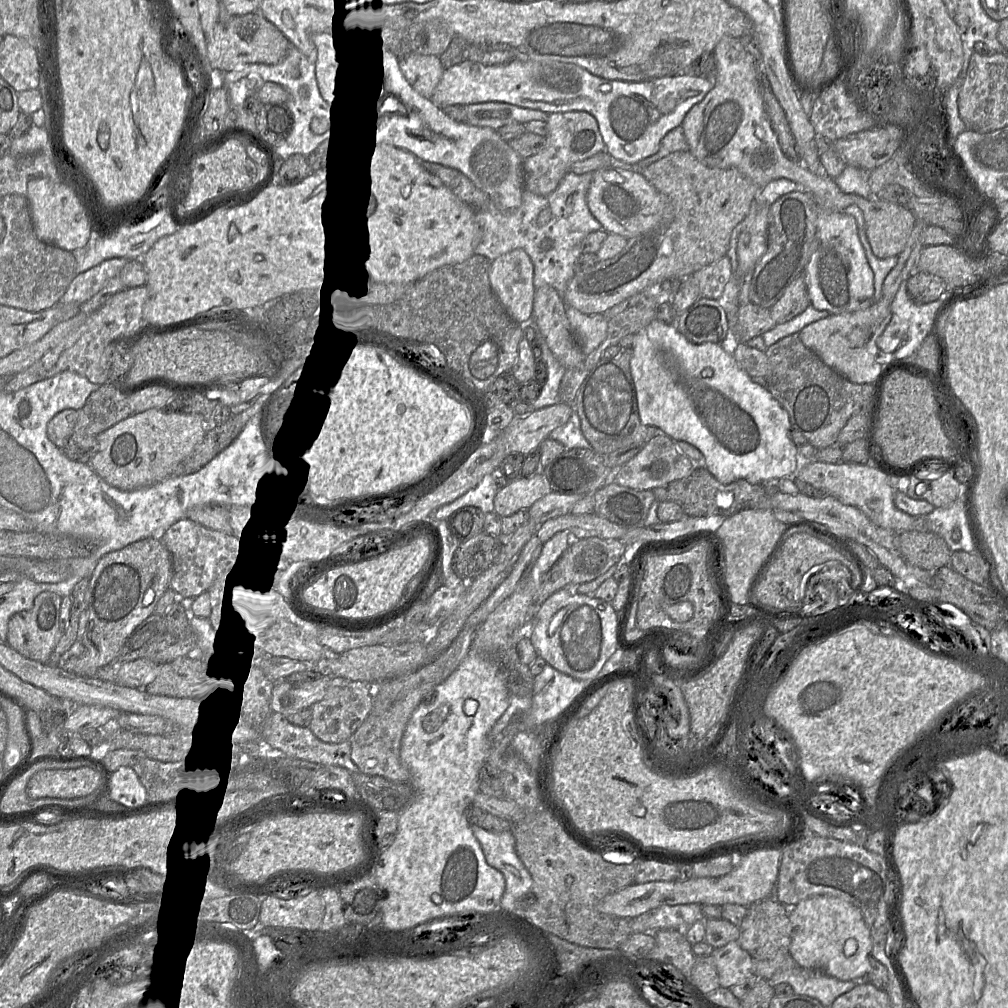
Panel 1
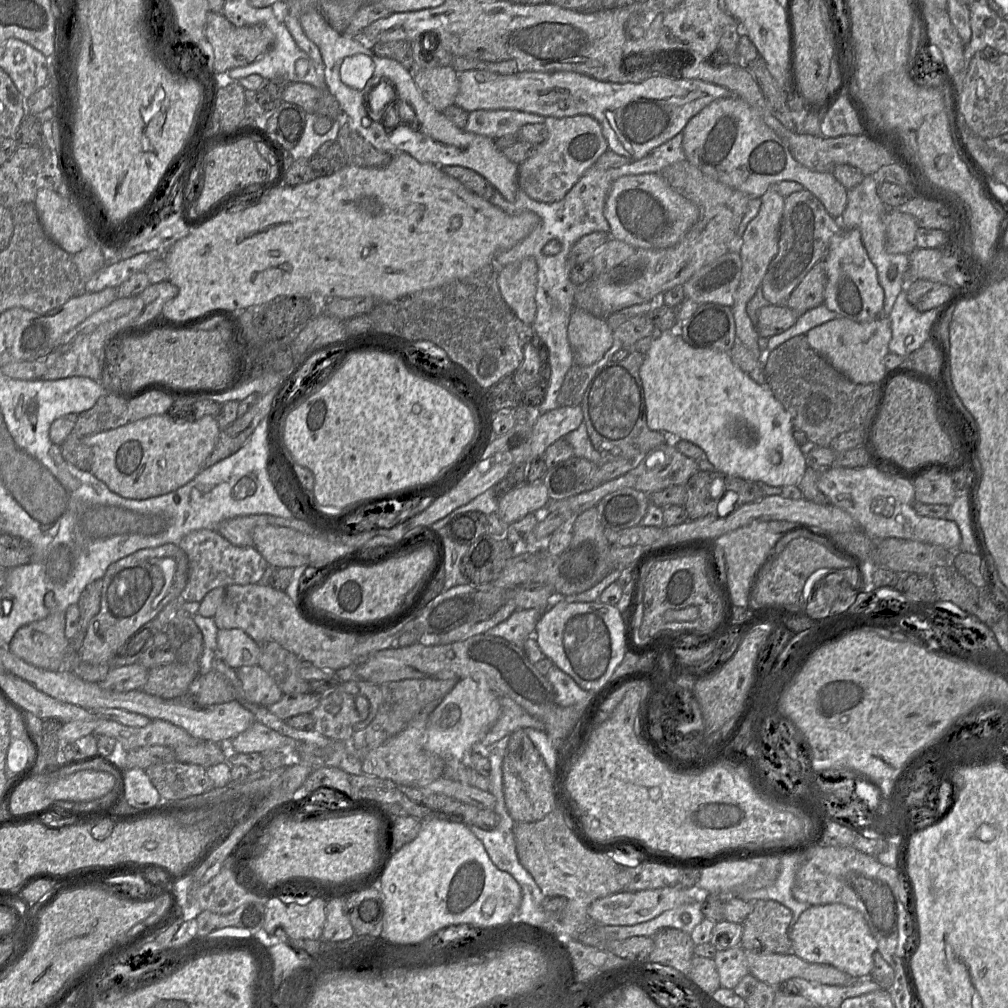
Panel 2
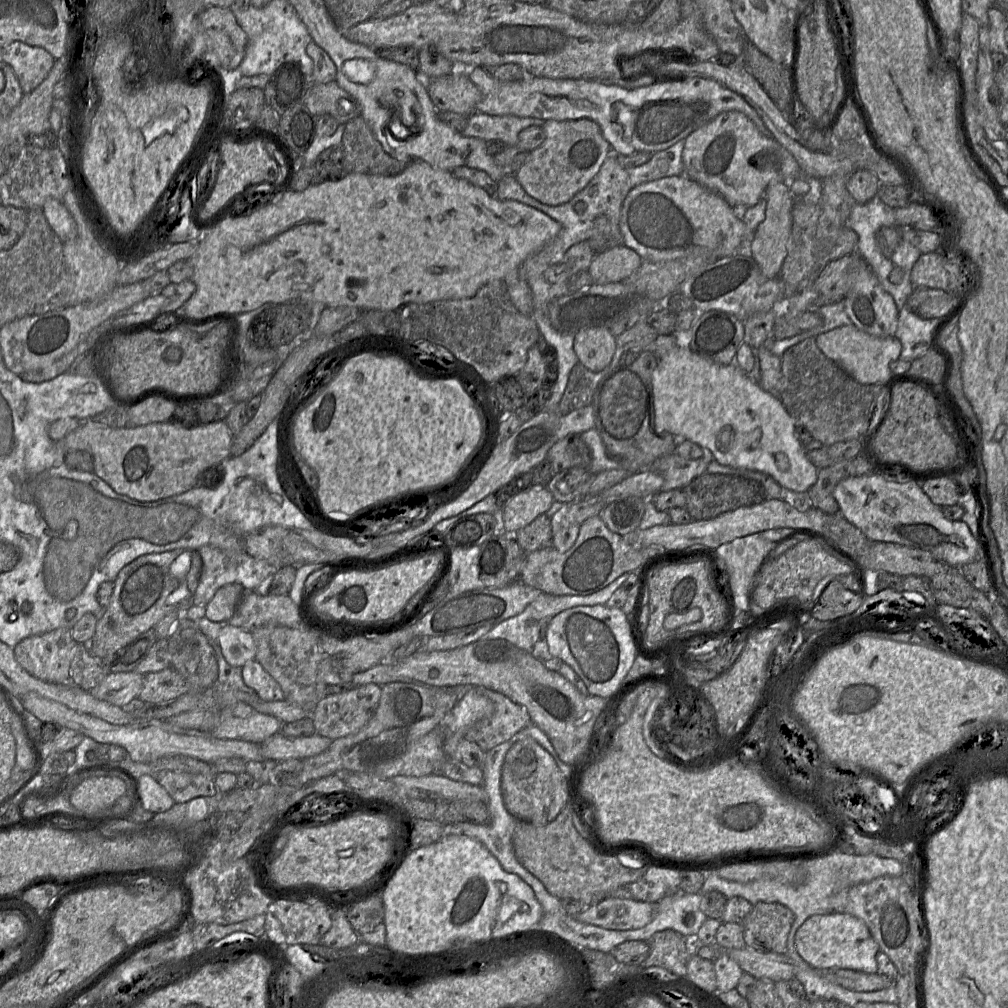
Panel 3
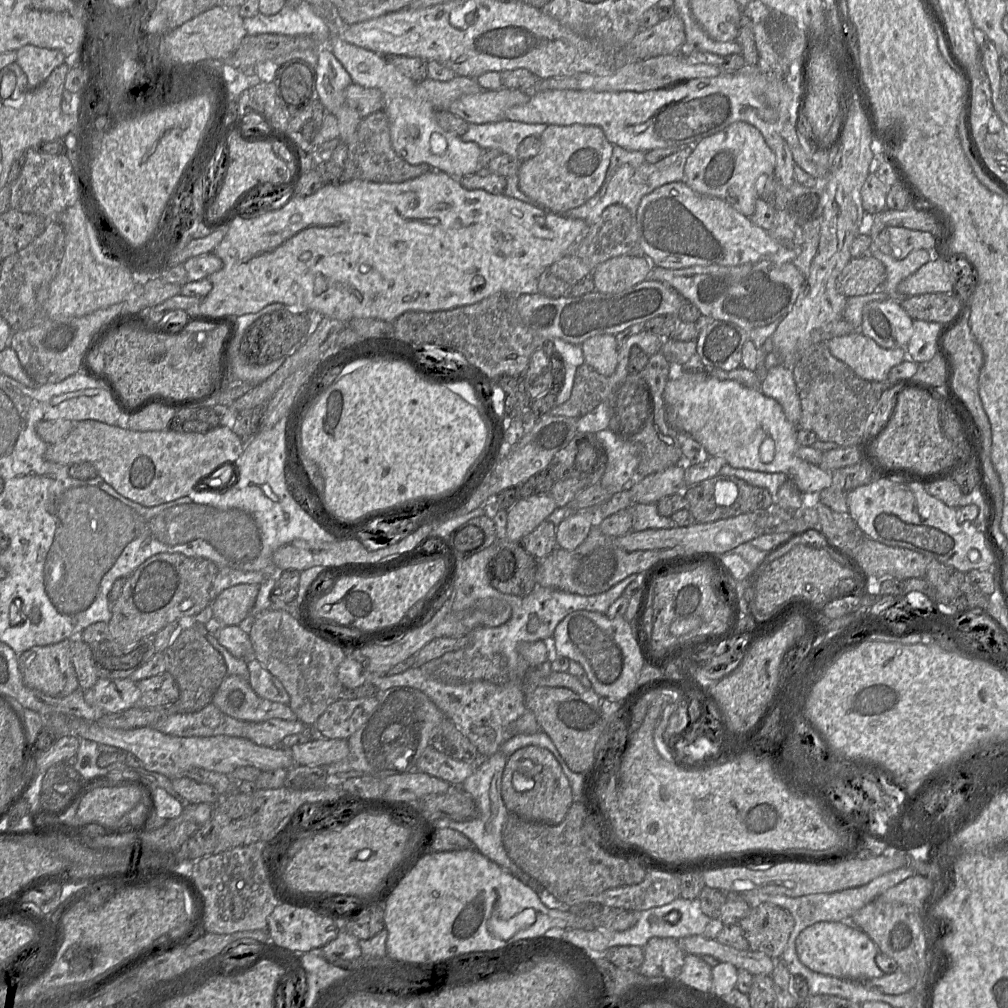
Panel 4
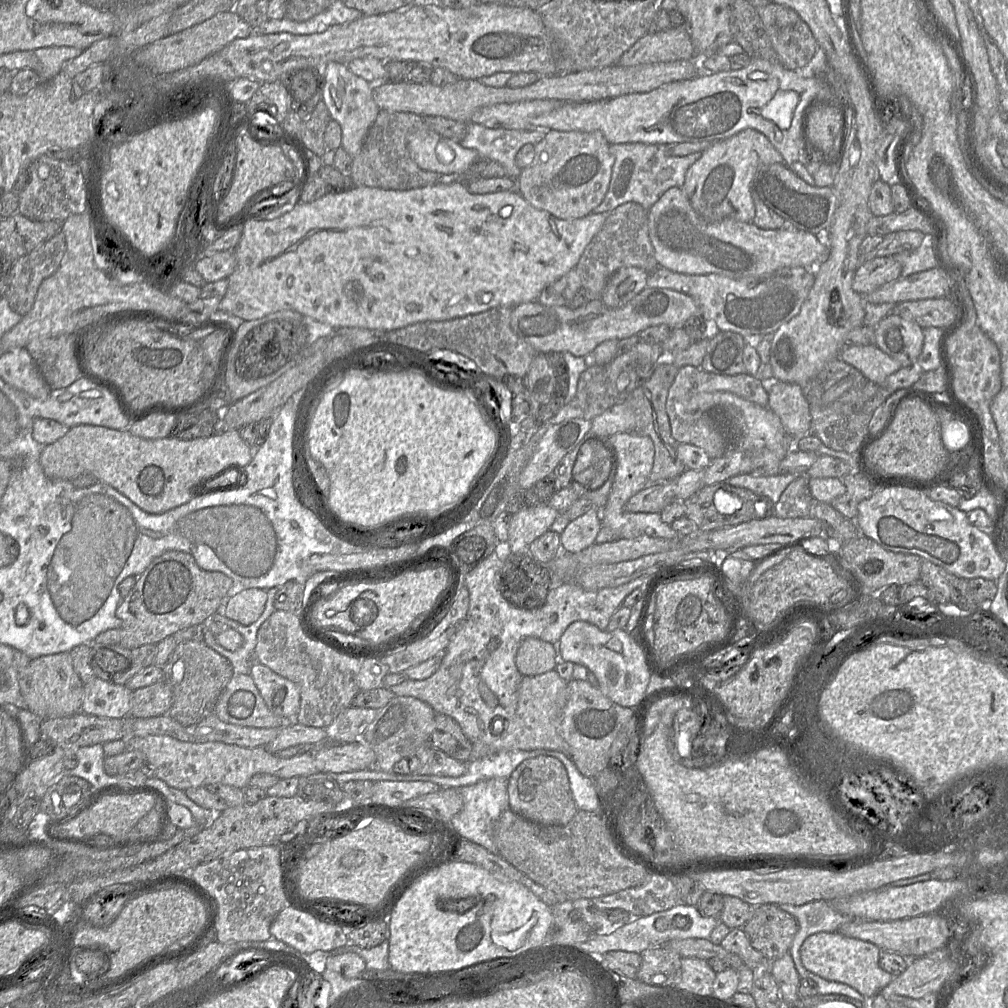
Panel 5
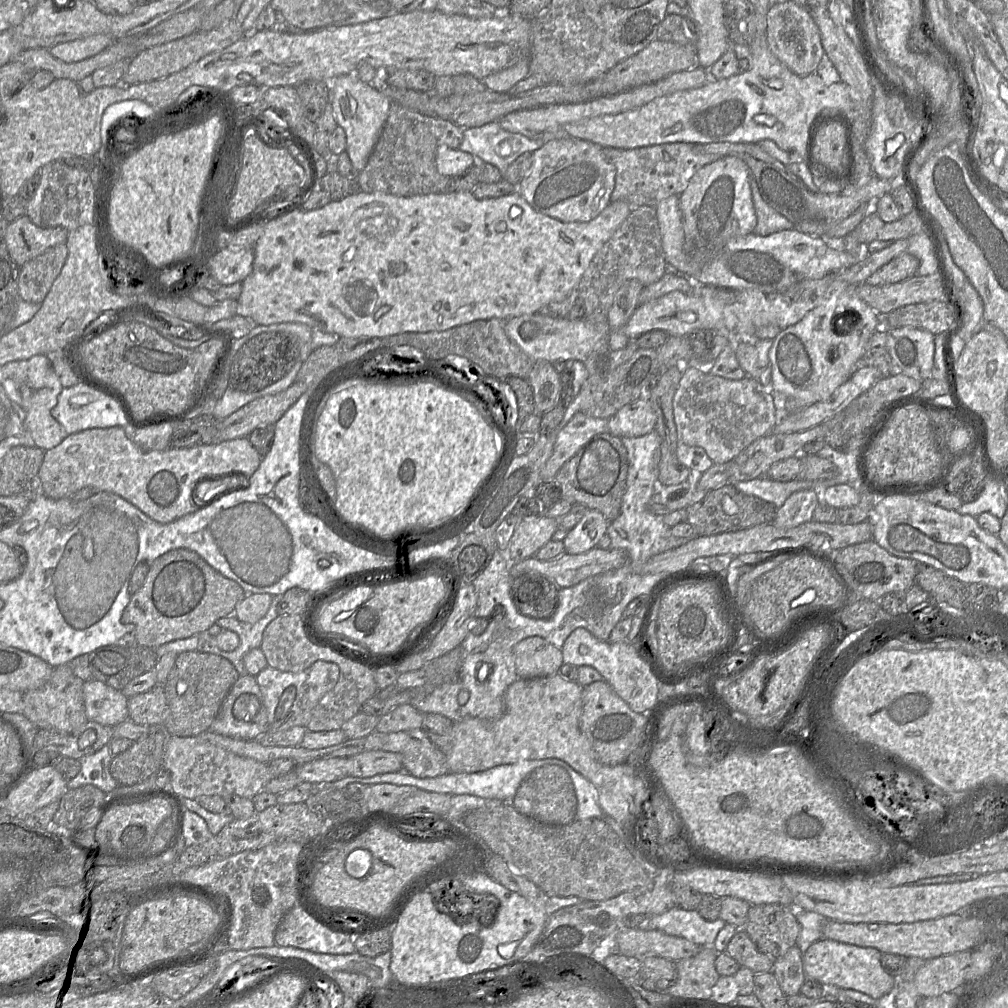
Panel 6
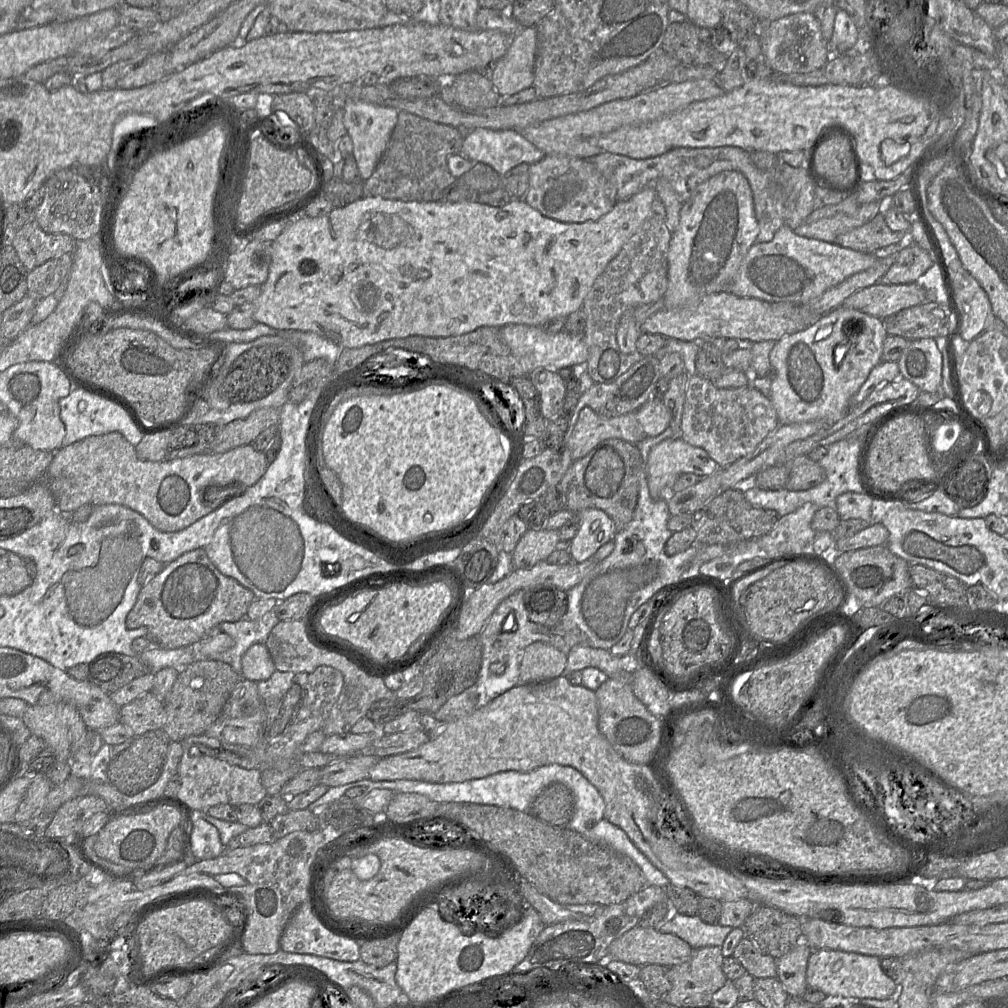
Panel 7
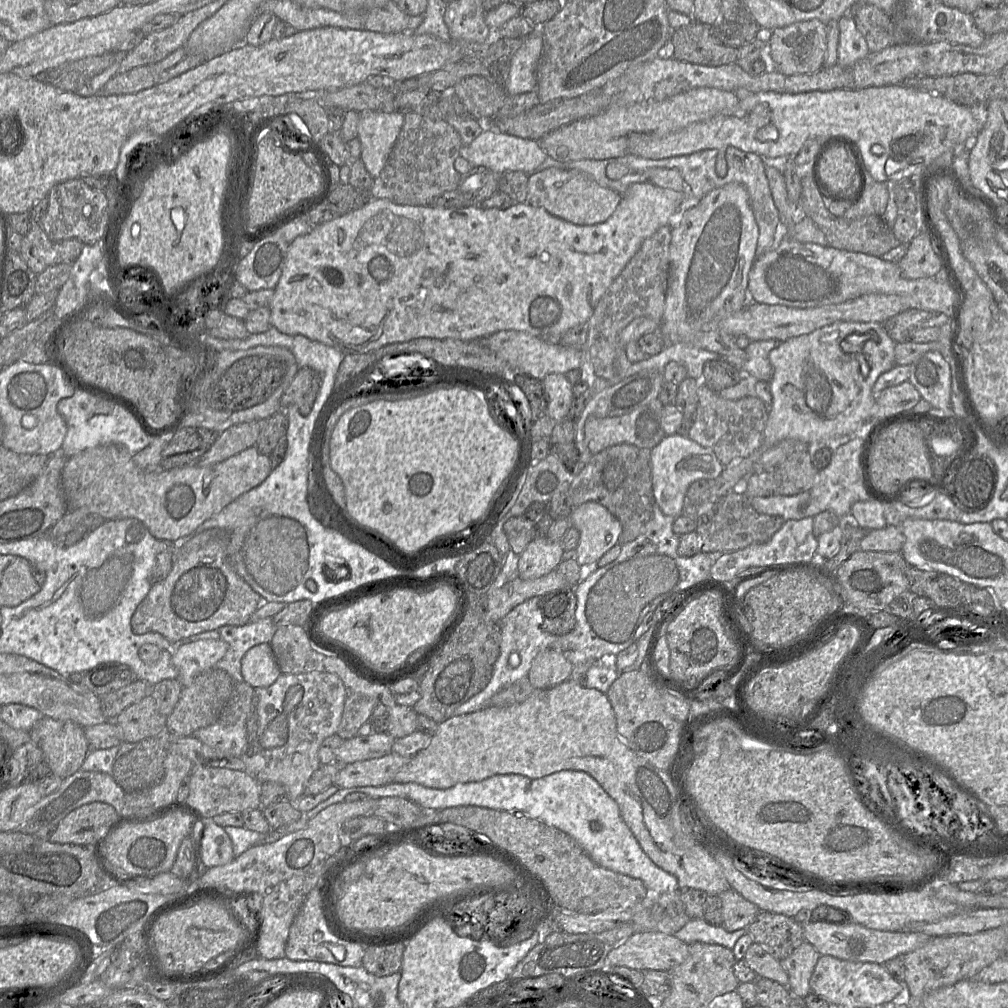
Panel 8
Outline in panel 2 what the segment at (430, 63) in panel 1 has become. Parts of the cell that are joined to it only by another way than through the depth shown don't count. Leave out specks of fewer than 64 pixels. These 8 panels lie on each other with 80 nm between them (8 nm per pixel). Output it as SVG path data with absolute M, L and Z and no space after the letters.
M451 66L409 69L422 96L439 112L454 105L459 91L458 72Z

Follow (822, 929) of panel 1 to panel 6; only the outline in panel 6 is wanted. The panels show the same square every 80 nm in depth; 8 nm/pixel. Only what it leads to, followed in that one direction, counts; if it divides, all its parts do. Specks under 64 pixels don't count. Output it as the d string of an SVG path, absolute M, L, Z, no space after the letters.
M820 939L811 944L803 954L805 980L815 980L821 984L856 990L878 999L890 992L897 984L897 978L888 974L882 967L881 955L882 953L873 947Z

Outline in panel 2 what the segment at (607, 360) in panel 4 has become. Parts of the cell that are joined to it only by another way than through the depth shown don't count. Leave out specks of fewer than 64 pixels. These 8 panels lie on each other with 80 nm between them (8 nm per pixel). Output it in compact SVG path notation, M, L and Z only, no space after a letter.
M573 306L568 324L568 339L576 362L591 366L605 356L613 344L613 332L605 318L593 316Z

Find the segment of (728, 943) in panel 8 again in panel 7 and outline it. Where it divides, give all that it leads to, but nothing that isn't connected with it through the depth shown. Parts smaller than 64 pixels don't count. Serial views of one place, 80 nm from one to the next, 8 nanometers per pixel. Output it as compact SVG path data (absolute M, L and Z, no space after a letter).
M673 911L654 929L673 934L687 942L693 949L706 946L721 947L732 927L720 924L708 924L698 915L688 916Z

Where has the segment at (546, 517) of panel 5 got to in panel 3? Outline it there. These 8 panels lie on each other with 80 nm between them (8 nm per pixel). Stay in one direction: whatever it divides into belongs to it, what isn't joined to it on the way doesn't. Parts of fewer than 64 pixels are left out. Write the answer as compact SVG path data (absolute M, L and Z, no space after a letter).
M532 485L511 497L503 507L507 535L513 535L538 516L546 514L553 503L552 493L547 487L541 485Z

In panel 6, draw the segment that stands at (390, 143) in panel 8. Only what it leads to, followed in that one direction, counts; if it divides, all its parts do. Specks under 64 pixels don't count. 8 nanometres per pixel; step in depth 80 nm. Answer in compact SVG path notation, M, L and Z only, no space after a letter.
M343 75L329 83L329 103L334 118L346 134L346 152L348 153L355 173L366 165L380 133L385 125L392 100L387 97L379 85L365 83L355 75Z

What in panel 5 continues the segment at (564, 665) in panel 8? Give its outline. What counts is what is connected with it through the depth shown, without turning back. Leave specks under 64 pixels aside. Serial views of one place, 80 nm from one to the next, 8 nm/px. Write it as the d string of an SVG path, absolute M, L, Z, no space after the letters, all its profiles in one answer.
M527 637L519 644L515 661L523 676L535 676L554 670L557 654L551 643L536 637Z

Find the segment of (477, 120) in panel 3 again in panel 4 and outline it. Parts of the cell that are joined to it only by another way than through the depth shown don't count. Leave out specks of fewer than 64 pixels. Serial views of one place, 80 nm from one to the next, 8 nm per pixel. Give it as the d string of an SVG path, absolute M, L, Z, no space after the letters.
M508 119L485 124L471 123L460 138L464 142L475 142L482 149L498 149L518 159L518 147L522 140L528 136L540 137L547 126Z

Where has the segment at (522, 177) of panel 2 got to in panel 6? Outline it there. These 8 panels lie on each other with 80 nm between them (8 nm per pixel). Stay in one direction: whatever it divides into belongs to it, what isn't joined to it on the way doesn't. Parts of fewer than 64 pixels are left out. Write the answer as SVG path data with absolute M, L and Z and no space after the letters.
M567 136L546 141L533 152L532 166L517 191L537 212L561 222L588 222L611 203L615 176L615 166L605 158L603 147Z

